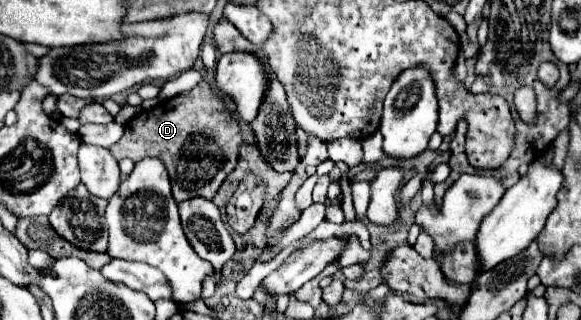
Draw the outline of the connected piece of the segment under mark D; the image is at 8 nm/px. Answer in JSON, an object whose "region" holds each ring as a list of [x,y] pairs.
{"region":[[[197,85],[181,93],[177,101],[163,101],[127,121],[123,137],[109,151],[115,159],[161,159],[169,171],[173,197],[181,203],[191,197],[213,199],[225,177],[235,169],[241,143],[239,123],[223,109],[223,101],[213,95],[209,85]]]}

